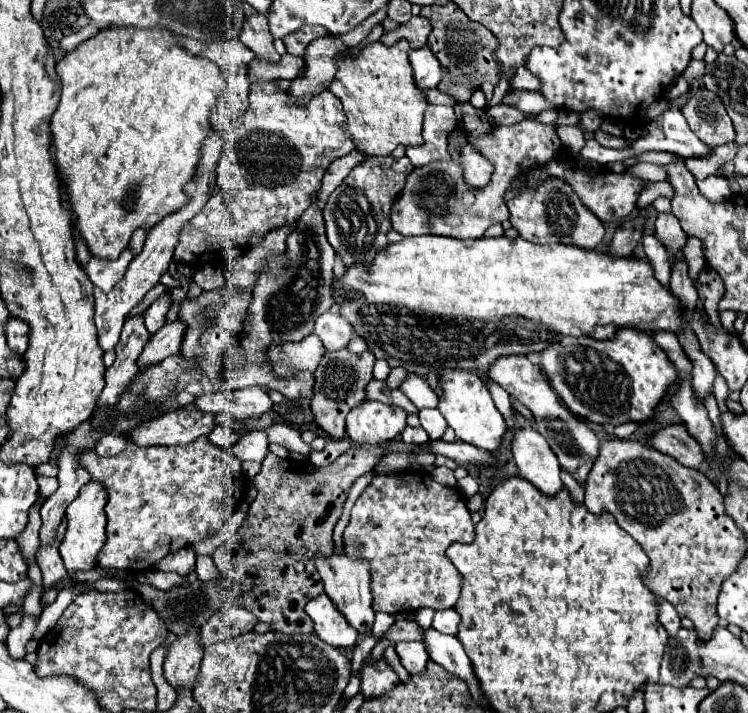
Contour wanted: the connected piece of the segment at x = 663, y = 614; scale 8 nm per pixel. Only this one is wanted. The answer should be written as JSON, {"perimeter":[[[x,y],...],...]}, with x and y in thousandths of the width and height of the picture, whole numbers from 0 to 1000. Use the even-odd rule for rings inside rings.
{"perimeter":[[[878,835],[878,849],[881,849],[881,857],[878,857],[881,874],[889,879],[889,885],[892,885],[894,891],[905,888],[905,882],[908,882],[910,877],[908,877],[908,863],[905,863],[902,851],[900,851],[894,843],[889,843],[886,837],[881,837],[881,835]]]}

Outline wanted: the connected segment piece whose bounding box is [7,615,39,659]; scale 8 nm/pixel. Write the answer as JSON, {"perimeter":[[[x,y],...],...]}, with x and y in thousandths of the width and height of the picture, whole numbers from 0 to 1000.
{"perimeter":[[[31,863],[28,879],[15,882],[15,888],[12,888],[12,893],[9,893],[9,910],[12,910],[12,919],[15,919],[17,924],[20,924],[20,921],[23,921],[23,924],[31,924],[31,919],[33,919],[33,905],[36,905],[36,899],[41,896],[49,874],[52,874],[52,871],[49,871],[47,865]]]}

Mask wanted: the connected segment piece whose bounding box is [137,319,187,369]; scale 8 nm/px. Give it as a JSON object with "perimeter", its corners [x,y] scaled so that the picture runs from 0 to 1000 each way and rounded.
{"perimeter":[[[234,447],[234,450],[223,453],[207,473],[202,473],[197,487],[191,489],[189,501],[183,504],[186,518],[191,518],[199,509],[213,509],[226,498],[239,498],[247,461],[250,459],[247,459],[247,453],[242,447]]]}

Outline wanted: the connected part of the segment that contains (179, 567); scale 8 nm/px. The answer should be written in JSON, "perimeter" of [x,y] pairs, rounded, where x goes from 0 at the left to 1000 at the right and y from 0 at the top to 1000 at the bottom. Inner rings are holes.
{"perimeter":[[[242,770],[237,776],[229,776],[226,781],[215,784],[207,798],[213,801],[229,801],[229,804],[237,804],[237,806],[253,806],[261,801],[261,776],[258,770]]]}

